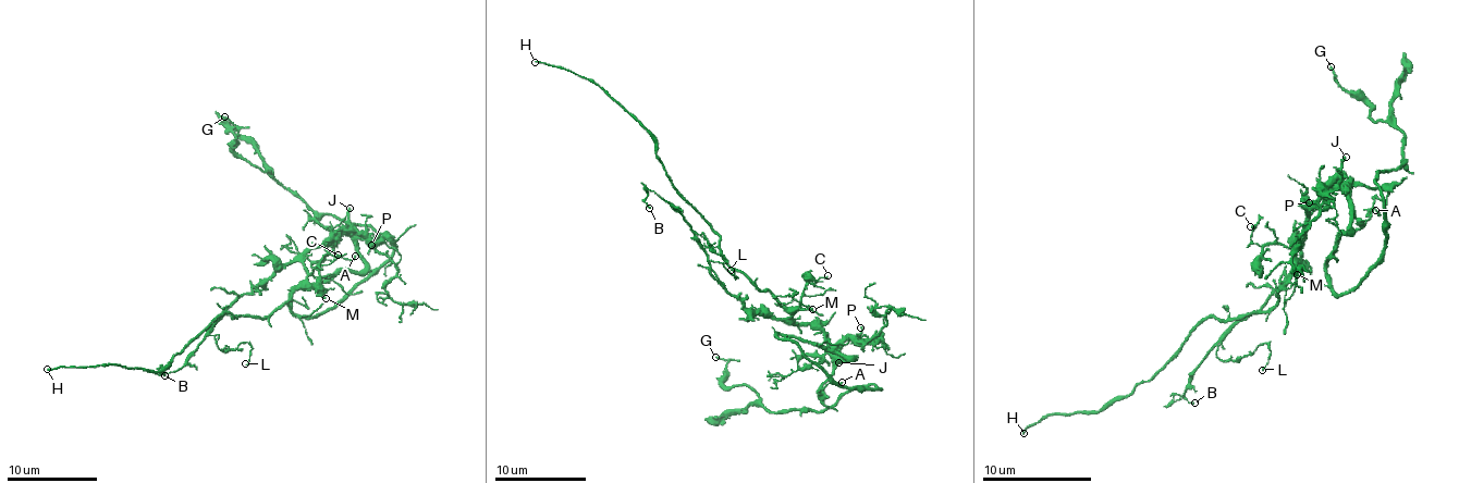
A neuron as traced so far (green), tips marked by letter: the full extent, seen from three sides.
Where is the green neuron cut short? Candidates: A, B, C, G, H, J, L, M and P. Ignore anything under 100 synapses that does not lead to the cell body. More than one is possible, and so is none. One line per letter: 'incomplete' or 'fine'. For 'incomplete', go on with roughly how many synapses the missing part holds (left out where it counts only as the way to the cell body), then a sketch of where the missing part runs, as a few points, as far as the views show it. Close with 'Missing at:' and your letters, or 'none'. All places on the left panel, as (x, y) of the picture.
A: fine
B: fine
C: fine
G: fine
H: incomplete; missing branch runs (47, 369), (24, 371), (13, 378)
J: fine
L: fine
M: fine
P: fine
Missing at: H

